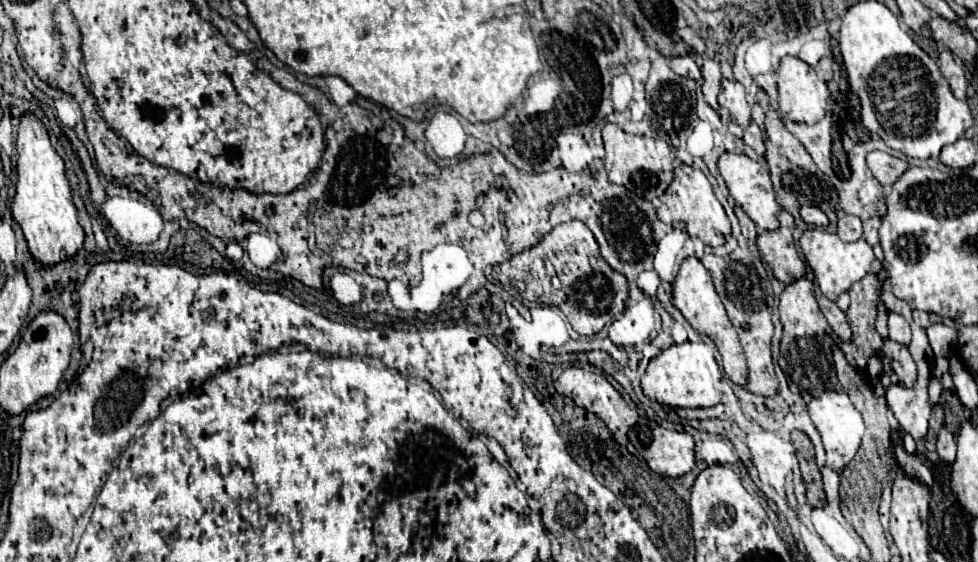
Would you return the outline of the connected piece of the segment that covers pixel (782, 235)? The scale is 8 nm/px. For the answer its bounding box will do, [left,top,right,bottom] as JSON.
[757,211,805,285]

